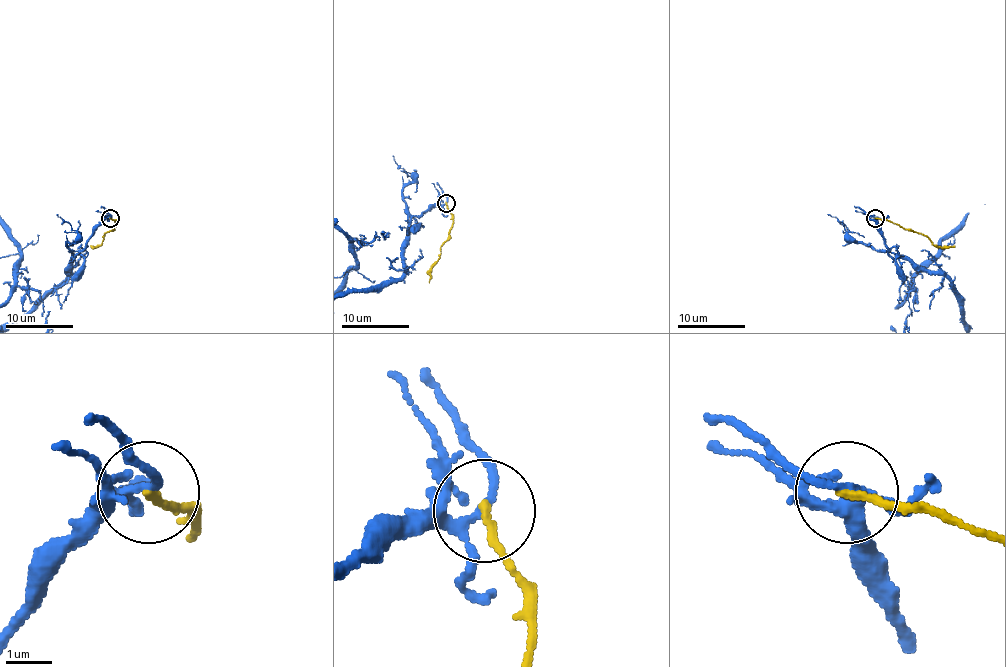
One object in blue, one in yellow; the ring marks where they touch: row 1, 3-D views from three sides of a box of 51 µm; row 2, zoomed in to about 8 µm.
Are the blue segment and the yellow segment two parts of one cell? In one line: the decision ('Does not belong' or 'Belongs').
Does not belong

